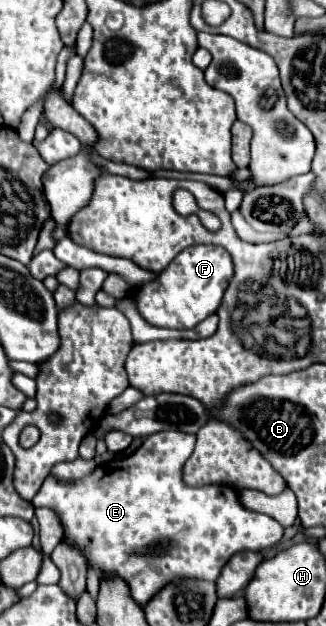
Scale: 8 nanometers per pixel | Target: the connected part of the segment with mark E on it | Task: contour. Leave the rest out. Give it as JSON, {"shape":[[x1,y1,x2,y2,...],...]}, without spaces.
{"shape":[[176,429,154,433,146,437,128,457,98,465,88,477,74,481,60,481,54,475,46,477,32,503,36,507,54,509,64,523,64,541,78,545,94,569,126,579,130,593,140,607,144,607,146,601,150,601,150,597,172,579,200,577,206,581,216,581,222,567,234,553,272,547,282,539,284,529,272,517,244,509,232,487,188,487,182,481,182,467,192,455,194,443,196,435]]}

